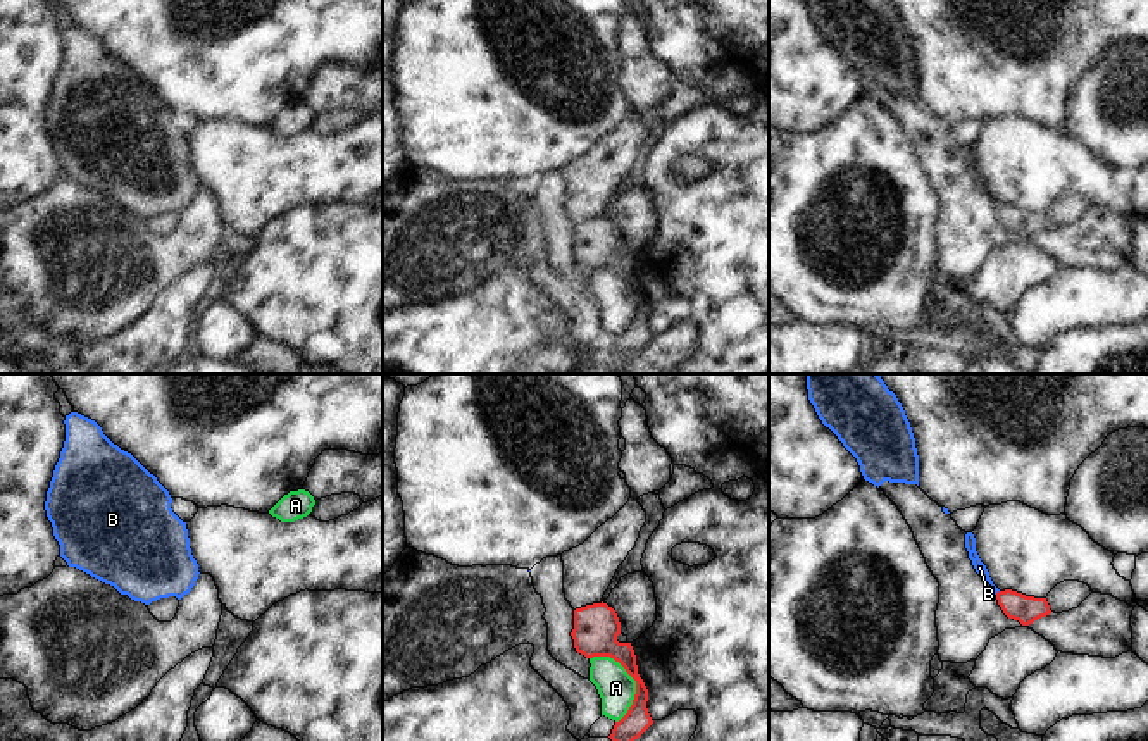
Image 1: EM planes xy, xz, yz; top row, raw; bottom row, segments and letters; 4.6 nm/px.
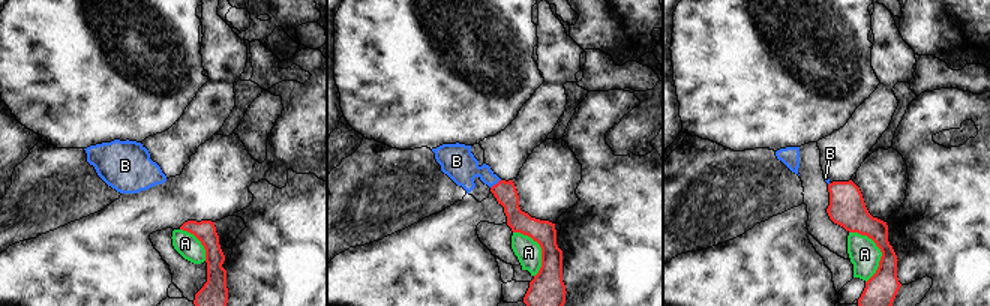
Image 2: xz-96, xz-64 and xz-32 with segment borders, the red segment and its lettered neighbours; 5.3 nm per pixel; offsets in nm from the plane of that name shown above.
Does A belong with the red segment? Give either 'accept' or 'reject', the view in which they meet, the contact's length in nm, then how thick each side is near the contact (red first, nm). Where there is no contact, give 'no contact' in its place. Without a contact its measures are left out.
reject; contact in xz; length 340 nm; calibres 160 and 170 nm

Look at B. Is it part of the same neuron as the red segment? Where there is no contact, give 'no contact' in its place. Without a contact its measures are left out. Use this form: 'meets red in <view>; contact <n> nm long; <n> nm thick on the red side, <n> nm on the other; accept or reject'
no contact; accept

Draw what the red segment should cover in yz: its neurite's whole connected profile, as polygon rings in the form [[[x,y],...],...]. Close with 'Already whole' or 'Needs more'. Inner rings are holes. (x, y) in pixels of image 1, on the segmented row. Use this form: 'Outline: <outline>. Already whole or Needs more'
Outline: [[[972,532],[965,534],[965,548],[976,572],[991,584],[993,593],[996,595],[998,605],[1008,619],[1019,620],[1022,626],[1029,626],[1034,620],[1051,613],[1046,598],[1026,596],[1022,593],[1005,589],[1000,591],[976,551],[976,538]]]. Needs more

